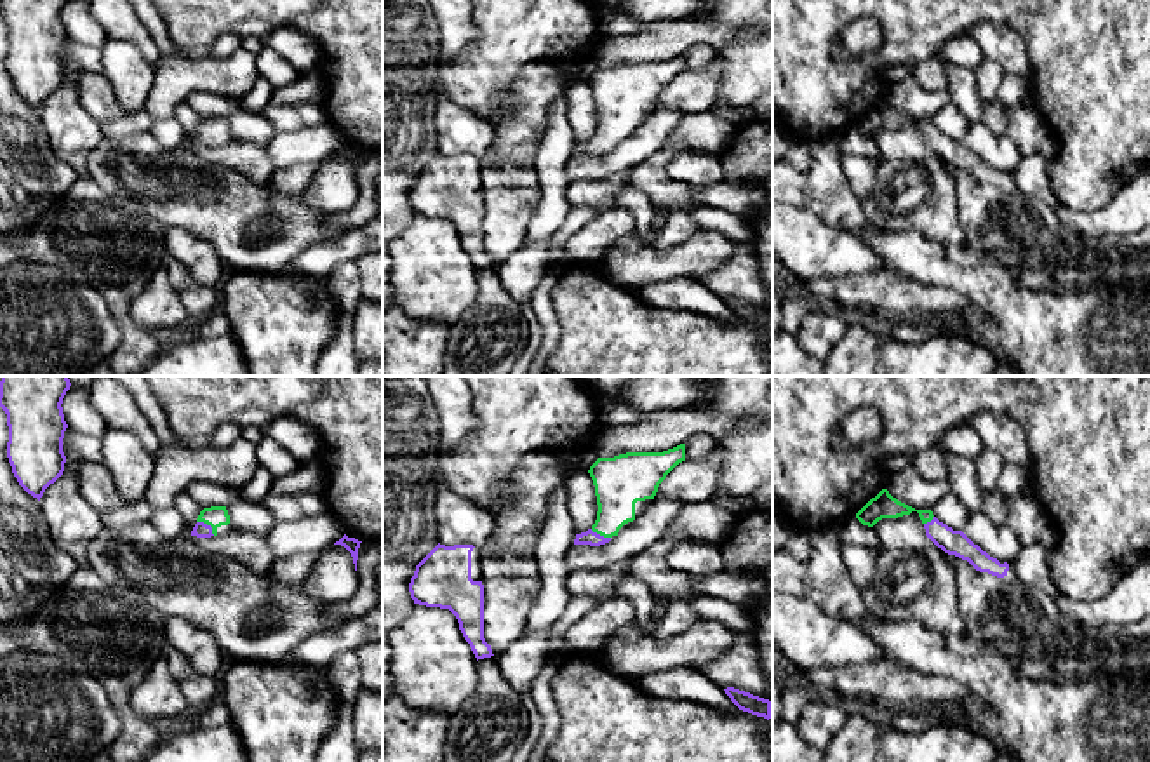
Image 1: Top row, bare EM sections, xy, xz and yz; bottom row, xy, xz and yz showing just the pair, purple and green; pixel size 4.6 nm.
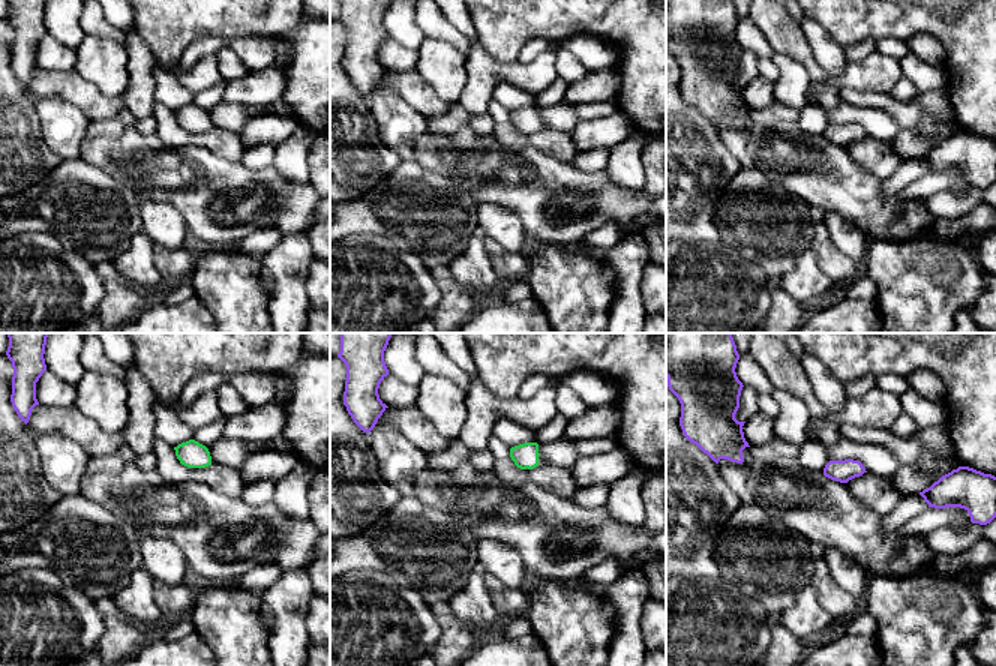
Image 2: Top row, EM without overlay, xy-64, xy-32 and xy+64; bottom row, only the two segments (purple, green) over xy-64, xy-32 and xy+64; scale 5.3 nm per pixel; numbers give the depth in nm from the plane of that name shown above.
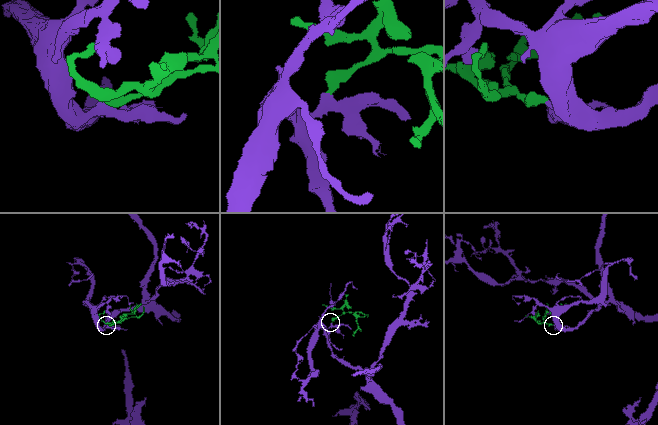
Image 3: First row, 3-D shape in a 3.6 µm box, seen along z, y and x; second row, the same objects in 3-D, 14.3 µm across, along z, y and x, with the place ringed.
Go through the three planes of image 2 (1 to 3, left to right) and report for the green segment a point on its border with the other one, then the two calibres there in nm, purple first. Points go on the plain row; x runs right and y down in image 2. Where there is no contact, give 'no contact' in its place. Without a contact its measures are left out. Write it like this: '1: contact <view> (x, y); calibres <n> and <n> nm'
1: no contact
2: no contact
3: no contact

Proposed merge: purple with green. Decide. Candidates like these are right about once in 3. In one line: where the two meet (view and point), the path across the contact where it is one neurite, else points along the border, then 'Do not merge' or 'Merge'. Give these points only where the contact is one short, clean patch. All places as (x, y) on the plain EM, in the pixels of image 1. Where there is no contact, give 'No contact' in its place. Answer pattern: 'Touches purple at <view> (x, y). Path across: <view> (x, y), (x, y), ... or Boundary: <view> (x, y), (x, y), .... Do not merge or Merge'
Touches purple at xy (207, 136). Path across: xy (200, 140), (207, 136), (216, 126). Merge

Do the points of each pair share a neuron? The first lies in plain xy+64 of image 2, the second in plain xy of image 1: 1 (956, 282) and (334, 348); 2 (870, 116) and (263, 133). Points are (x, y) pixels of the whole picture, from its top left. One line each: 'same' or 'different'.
1: different
2: same

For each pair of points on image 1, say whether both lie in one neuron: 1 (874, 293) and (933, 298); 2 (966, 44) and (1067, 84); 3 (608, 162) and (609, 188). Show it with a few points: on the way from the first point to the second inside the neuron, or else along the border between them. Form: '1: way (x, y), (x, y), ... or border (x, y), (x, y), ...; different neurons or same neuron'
1: way (888, 293), (919, 298); same neuron
2: border (968, 32), (950, 37), (935, 54); different neurons
3: border (630, 169), (601, 180), (573, 180), (569, 183); different neurons

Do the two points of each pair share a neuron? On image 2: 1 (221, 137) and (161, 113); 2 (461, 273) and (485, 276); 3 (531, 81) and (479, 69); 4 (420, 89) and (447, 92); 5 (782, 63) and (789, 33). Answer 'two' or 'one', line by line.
1: one
2: one
3: one
4: two
5: two

